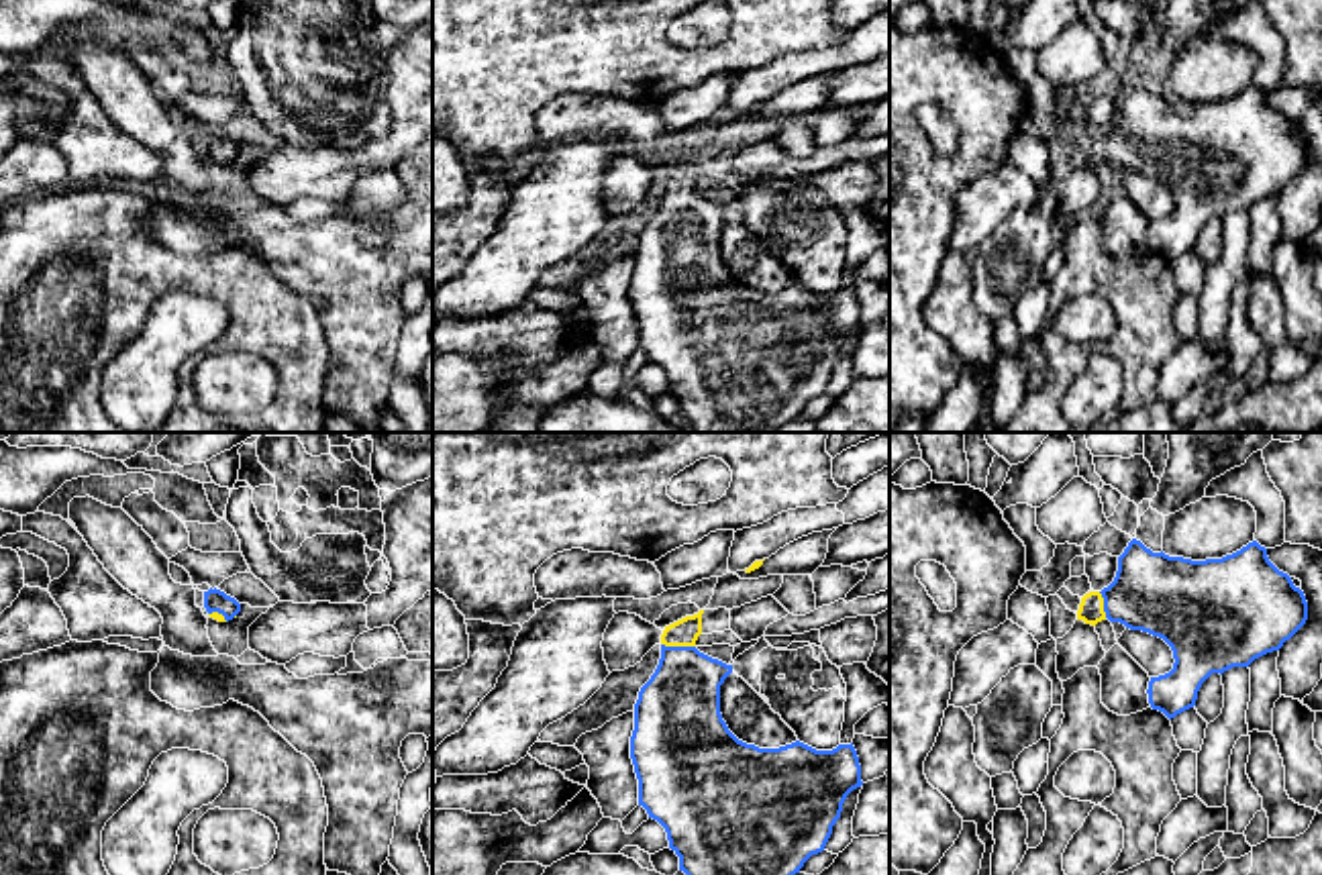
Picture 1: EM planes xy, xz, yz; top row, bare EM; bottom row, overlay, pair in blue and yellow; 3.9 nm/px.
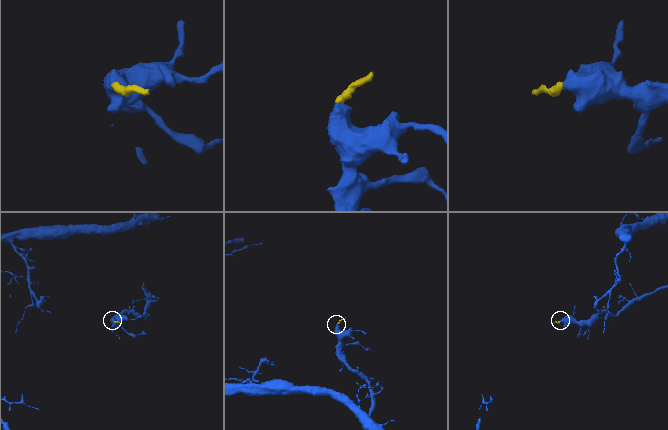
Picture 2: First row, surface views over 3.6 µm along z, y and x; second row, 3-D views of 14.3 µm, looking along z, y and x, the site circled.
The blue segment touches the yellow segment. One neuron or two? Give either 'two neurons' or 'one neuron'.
one neuron

